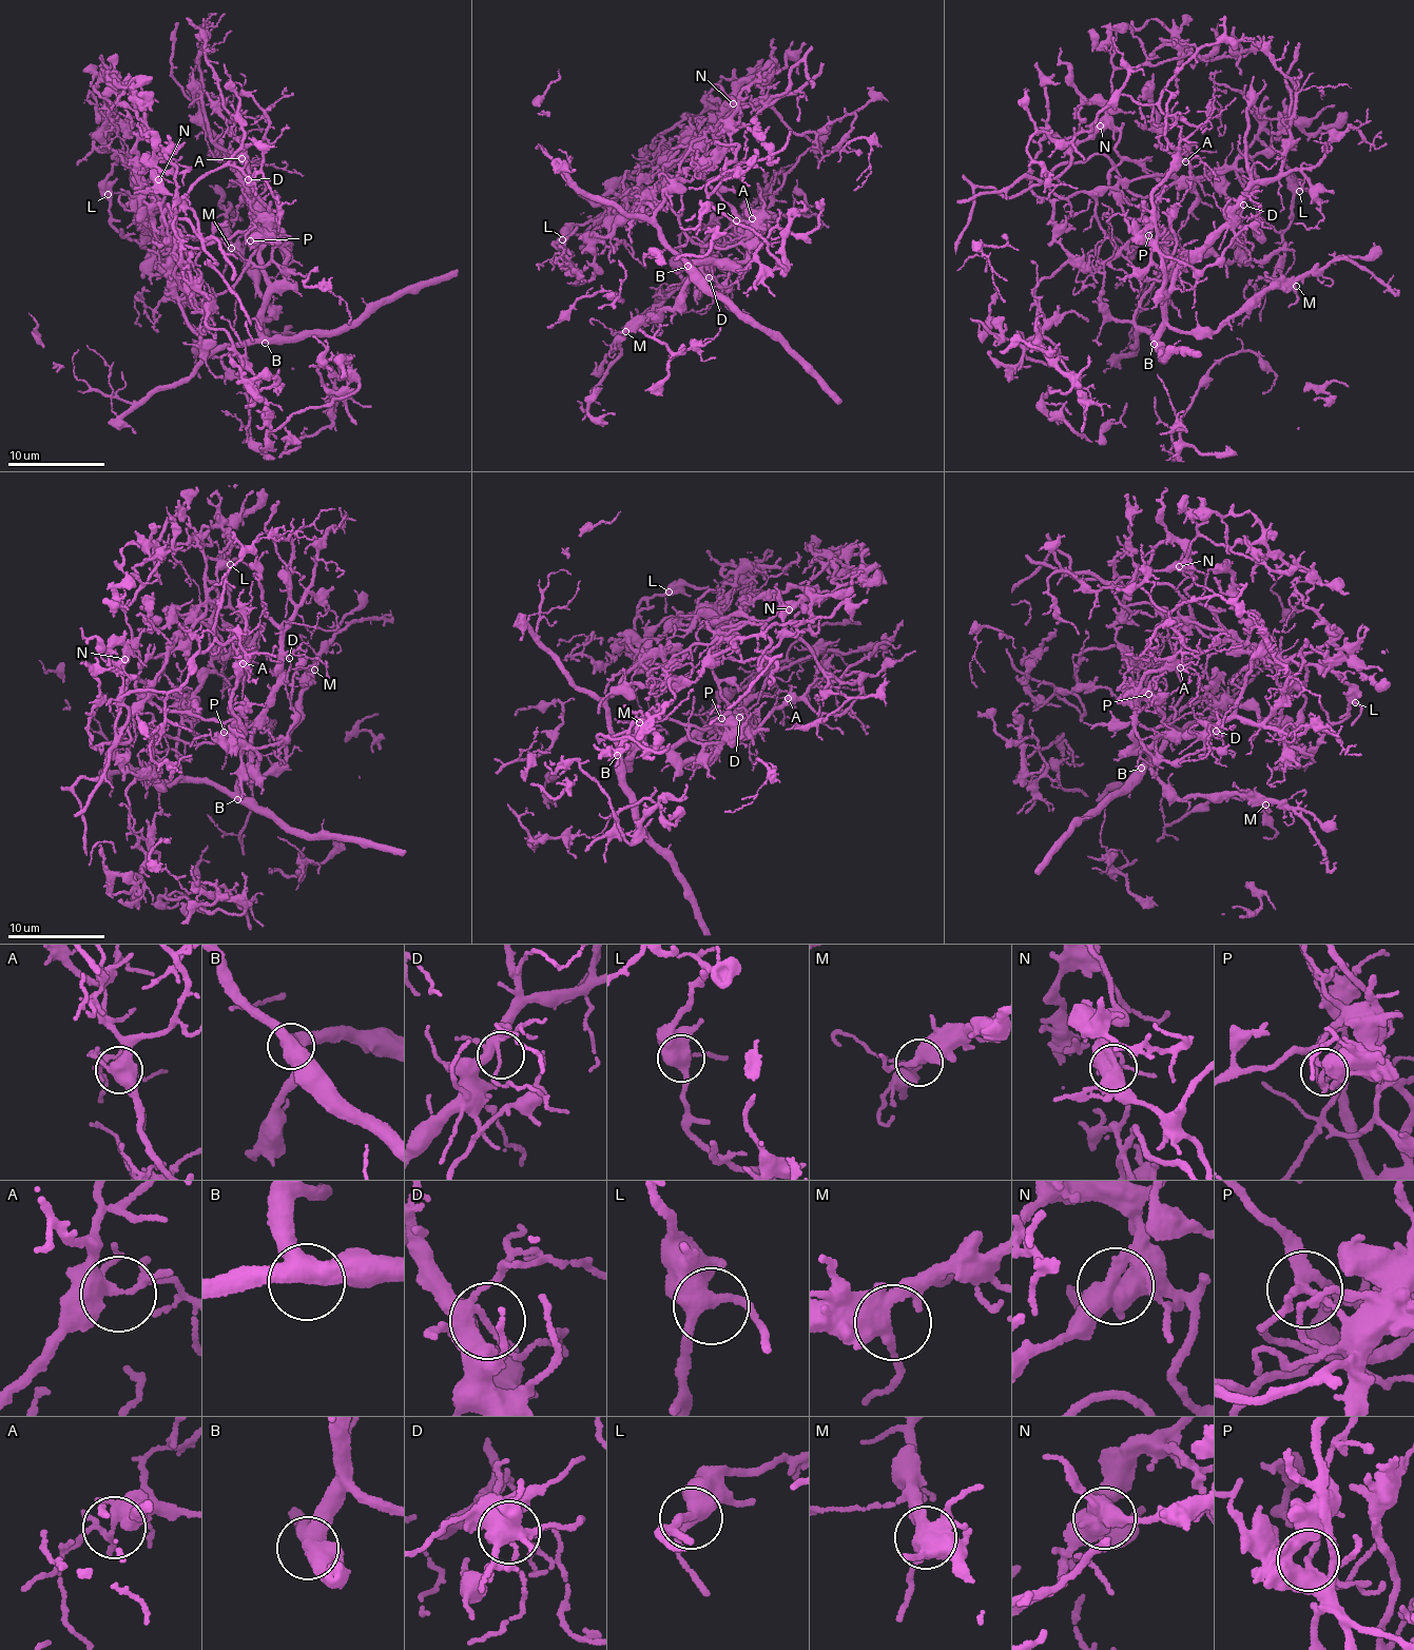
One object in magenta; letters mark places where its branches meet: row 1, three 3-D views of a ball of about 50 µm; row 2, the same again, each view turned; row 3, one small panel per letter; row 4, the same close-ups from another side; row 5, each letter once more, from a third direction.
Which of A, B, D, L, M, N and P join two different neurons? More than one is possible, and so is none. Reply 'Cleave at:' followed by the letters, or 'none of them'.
Cleave at: N, P

